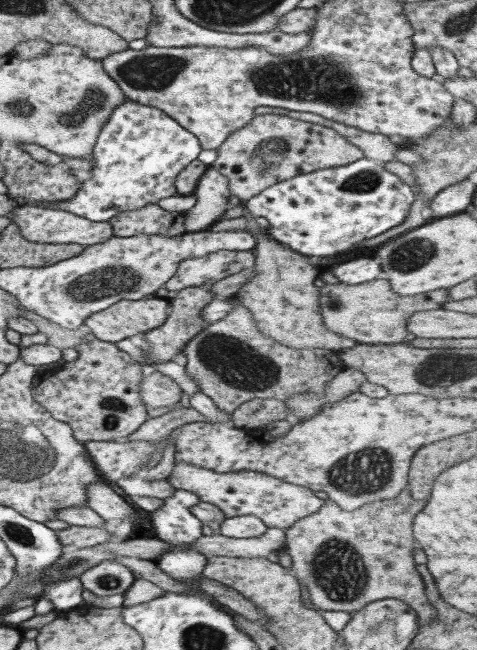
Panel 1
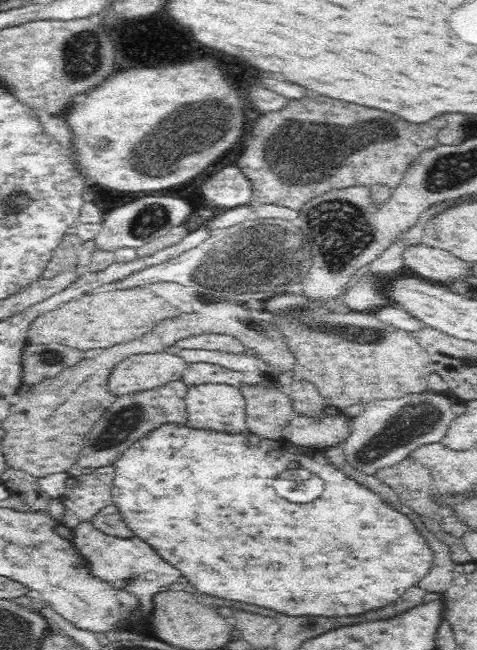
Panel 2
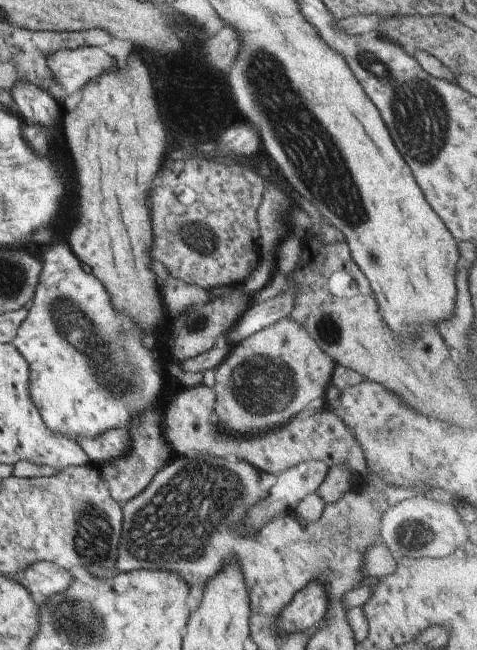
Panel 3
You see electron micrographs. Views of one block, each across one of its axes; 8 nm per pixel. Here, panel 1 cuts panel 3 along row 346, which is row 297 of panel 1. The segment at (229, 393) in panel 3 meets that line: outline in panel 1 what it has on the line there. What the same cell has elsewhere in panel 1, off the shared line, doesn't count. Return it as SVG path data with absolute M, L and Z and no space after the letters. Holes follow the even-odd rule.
M245 209L246 215L249 220L246 230L255 238L255 247L252 249L255 275L239 288L234 297L252 313L260 332L294 349L322 348L339 352L354 348L357 345L355 340L333 333L324 324L319 303L321 292L314 285L320 270L308 264L304 255L270 238L265 229L256 223L256 217Z

